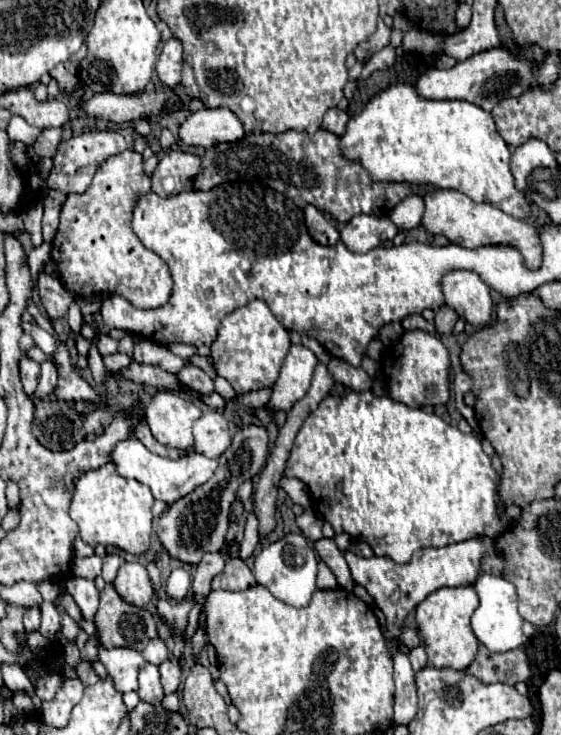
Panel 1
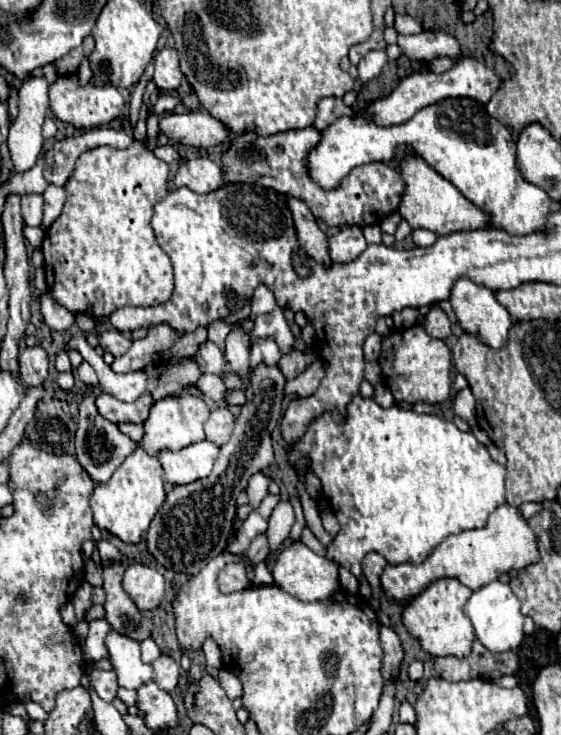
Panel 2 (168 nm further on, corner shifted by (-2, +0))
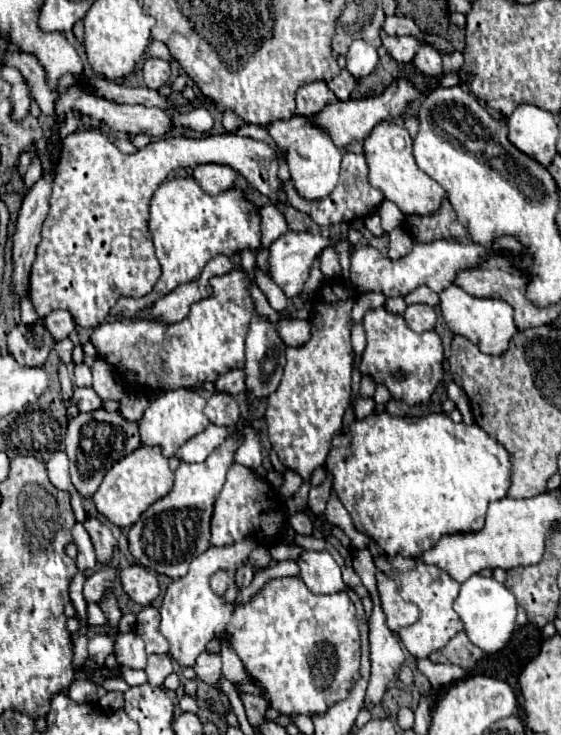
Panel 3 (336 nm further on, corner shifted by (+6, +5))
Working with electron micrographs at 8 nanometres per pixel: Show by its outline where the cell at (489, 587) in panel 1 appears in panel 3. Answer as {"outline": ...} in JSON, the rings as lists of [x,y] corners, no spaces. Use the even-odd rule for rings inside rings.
{"outline":[[[478,574],[470,576],[460,586],[460,592],[454,600],[454,610],[458,612],[470,642],[488,654],[504,648],[504,644],[512,636],[512,630],[516,624],[516,598],[512,592],[506,590],[504,584],[496,582],[494,578],[486,578]]]}

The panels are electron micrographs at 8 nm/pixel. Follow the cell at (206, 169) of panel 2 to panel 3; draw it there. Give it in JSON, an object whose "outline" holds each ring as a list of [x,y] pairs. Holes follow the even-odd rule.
{"outline":[[[202,164],[194,168],[194,180],[206,190],[208,194],[222,194],[236,186],[238,172],[230,166],[222,164]]]}

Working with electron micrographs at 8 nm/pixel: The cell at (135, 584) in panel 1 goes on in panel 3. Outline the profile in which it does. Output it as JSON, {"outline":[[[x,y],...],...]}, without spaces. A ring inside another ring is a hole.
{"outline":[[[130,566],[130,568],[122,570],[120,572],[120,580],[122,580],[124,592],[134,602],[138,602],[140,606],[148,606],[160,594],[160,586],[158,586],[156,576],[150,574],[142,566]]]}

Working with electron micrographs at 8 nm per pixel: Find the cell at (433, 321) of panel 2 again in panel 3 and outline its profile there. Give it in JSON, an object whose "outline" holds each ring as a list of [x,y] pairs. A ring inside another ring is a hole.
{"outline":[[[410,304],[404,312],[404,320],[410,330],[426,332],[432,330],[436,324],[436,312],[428,304]]]}

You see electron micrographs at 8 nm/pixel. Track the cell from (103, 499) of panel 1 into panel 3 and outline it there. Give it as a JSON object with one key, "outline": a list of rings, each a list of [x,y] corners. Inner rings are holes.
{"outline":[[[140,446],[126,458],[118,460],[104,476],[98,492],[94,494],[94,504],[100,514],[104,514],[112,524],[120,528],[132,526],[140,514],[166,496],[174,486],[174,472],[168,466],[168,458],[162,456],[162,450],[158,446]]]}

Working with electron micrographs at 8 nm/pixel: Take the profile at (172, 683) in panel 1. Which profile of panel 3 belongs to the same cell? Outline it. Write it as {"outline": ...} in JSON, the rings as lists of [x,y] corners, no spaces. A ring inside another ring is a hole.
{"outline":[[[150,654],[148,656],[148,666],[146,666],[146,674],[148,674],[148,684],[150,686],[162,686],[164,678],[168,674],[172,674],[172,660],[168,654]]]}

